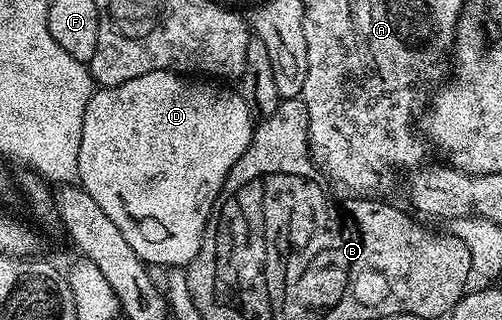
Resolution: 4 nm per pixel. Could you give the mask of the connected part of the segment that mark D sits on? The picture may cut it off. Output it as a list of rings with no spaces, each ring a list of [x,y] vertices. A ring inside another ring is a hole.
[[[151,71],[142,73],[142,77],[134,77],[122,85],[113,87],[101,87],[93,90],[90,101],[86,105],[86,113],[82,117],[82,141],[78,145],[78,180],[79,186],[84,188],[94,201],[98,201],[98,209],[118,225],[122,237],[126,237],[128,250],[137,259],[143,259],[145,264],[169,267],[185,267],[192,262],[192,258],[198,253],[200,242],[204,236],[204,226],[208,224],[212,216],[212,207],[220,196],[222,185],[230,173],[230,169],[246,153],[246,149],[252,140],[254,130],[254,116],[252,110],[246,105],[244,96],[239,90],[227,91],[227,86],[217,85],[212,81],[201,81],[196,77],[185,77],[174,71]]]

